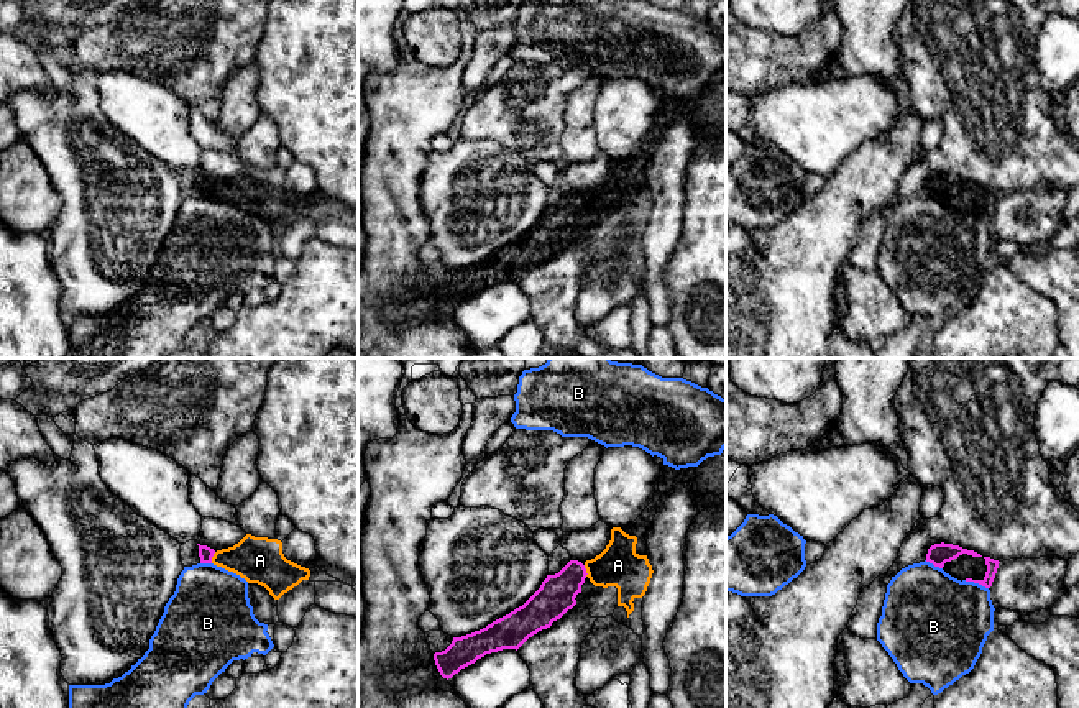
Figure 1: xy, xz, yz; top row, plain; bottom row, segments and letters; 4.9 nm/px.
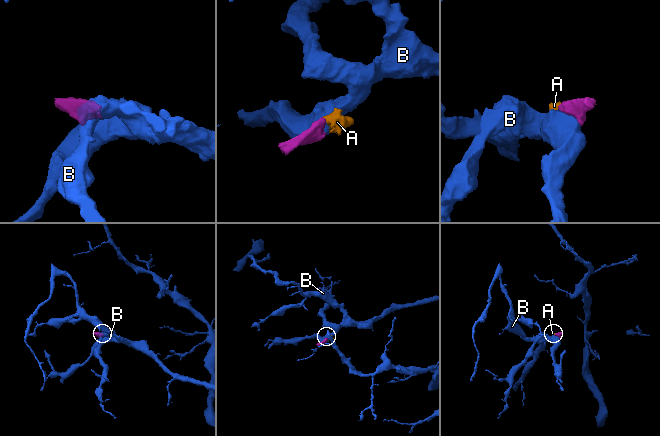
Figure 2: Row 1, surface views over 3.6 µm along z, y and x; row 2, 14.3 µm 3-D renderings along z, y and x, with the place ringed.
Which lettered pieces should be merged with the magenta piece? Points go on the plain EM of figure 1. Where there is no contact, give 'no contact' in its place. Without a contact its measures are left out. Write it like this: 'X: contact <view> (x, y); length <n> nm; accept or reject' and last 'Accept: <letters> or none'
A: contact xy (212, 188); length 60 nm; accept
B: contact yz (976, 214); length 130 nm; reject
Accept: A

